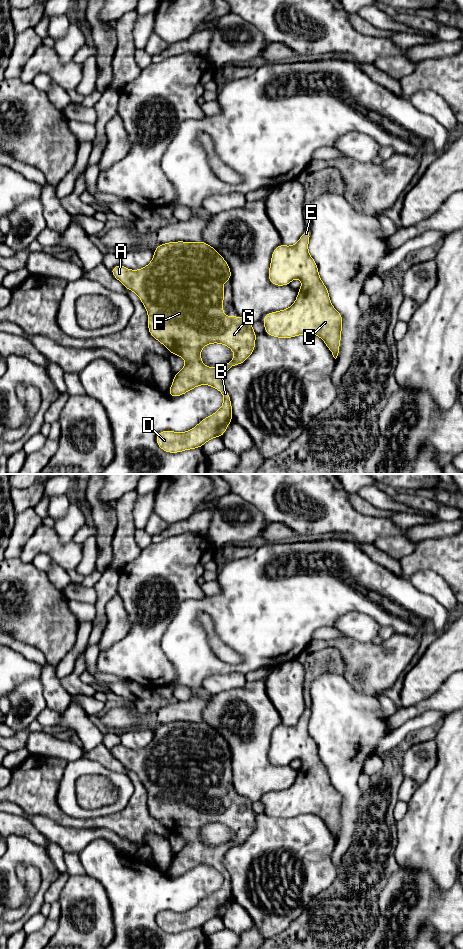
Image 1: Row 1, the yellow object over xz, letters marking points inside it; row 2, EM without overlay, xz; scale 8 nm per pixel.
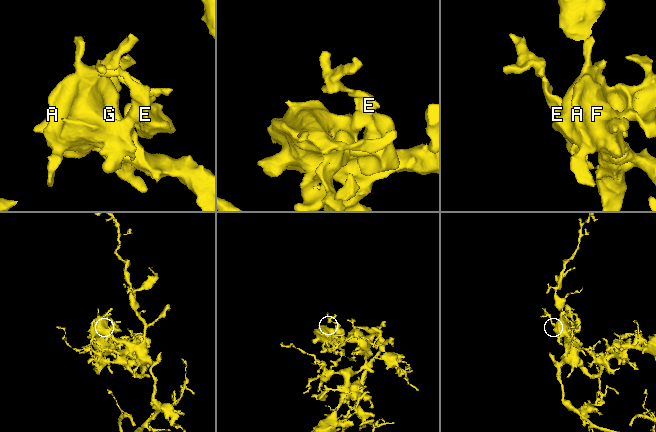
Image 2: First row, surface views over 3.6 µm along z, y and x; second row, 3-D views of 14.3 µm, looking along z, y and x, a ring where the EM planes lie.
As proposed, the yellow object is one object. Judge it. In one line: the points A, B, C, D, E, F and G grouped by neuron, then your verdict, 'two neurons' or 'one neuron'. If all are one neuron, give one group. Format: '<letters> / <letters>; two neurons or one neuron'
A B C D E F G; one neuron

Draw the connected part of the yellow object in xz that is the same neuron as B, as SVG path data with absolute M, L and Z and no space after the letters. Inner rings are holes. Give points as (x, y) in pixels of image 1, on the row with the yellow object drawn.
M168 242L157 245L153 251L152 261L143 269L130 270L119 264L110 269L112 275L119 280L123 286L135 292L148 314L148 331L153 338L163 344L170 352L182 357L186 365L175 374L172 386L168 390L171 397L178 397L194 389L196 386L209 385L220 391L223 395L223 405L212 415L204 418L197 426L187 432L173 432L164 430L157 434L156 443L165 452L179 453L184 450L191 450L202 447L208 440L215 437L222 437L227 426L233 420L231 398L226 390L223 378L225 373L233 366L244 363L255 350L255 340L257 334L252 328L252 322L242 316L223 315L223 283L231 280L231 270L225 259L209 244L201 242ZM212 343L219 343L228 346L235 354L232 361L217 367L207 367L201 361L201 349Z

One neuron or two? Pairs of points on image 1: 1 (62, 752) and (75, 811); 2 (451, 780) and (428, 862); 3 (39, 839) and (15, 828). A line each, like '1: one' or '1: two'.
1: two
2: one
3: one

